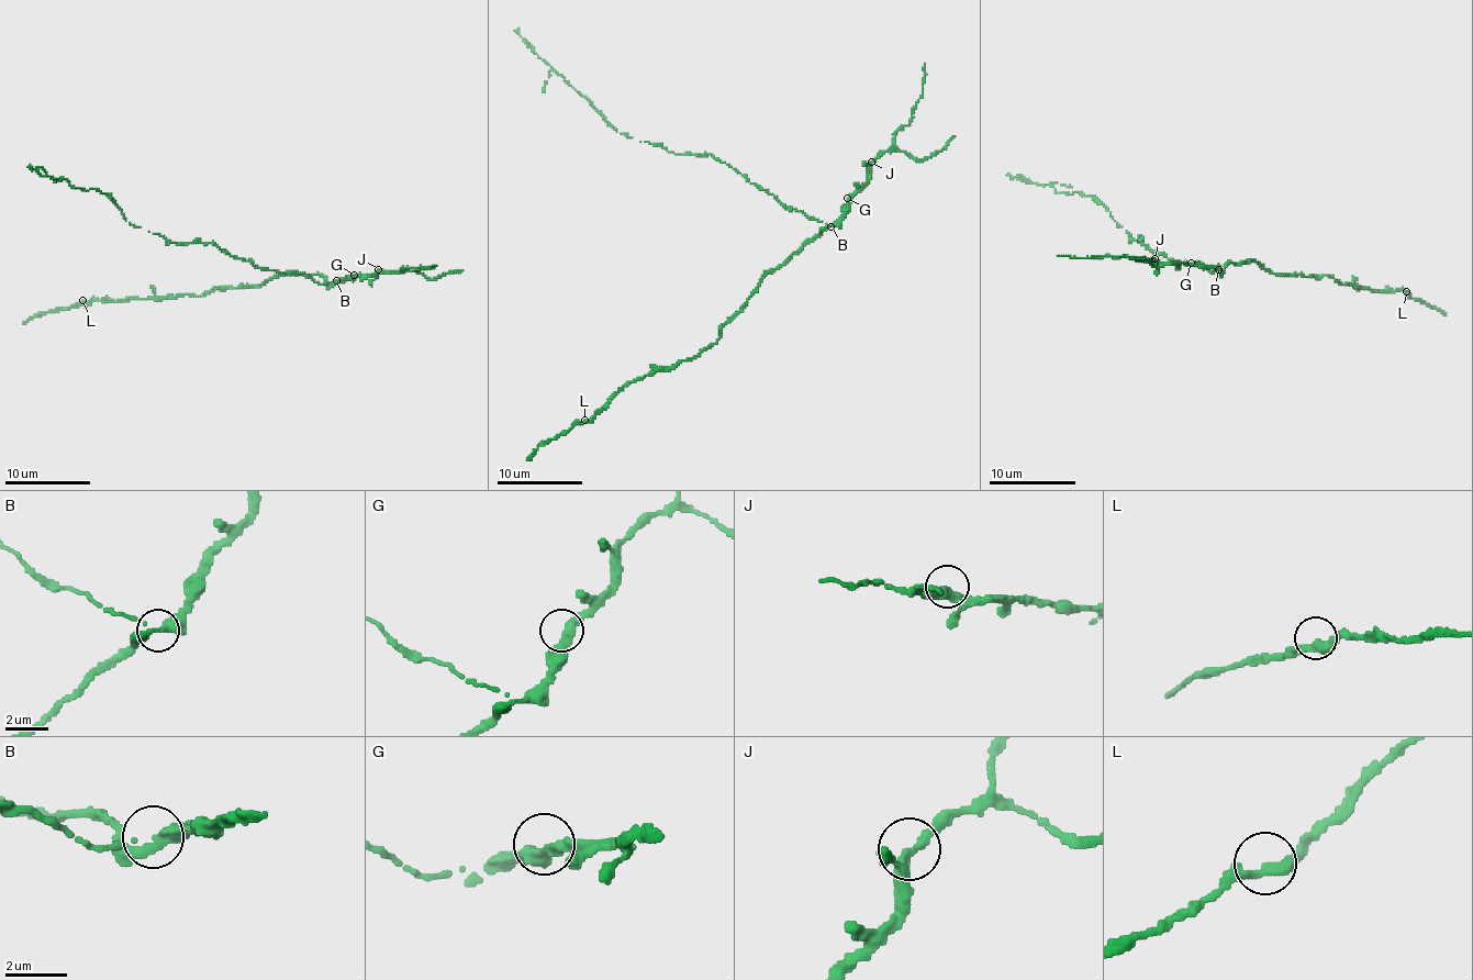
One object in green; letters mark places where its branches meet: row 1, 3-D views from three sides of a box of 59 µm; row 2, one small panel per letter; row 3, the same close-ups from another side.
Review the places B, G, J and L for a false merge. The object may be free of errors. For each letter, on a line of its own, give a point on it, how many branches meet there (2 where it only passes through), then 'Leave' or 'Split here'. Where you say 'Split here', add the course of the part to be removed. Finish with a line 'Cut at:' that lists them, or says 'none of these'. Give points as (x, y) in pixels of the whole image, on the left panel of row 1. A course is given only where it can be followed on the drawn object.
B: Place: (336, 280). Branches: 2. Split here. Course of the part to remove: (335, 280), (319, 285), (301, 273), (261, 270), (211, 243), (176, 243), (125, 220), (104, 193), (32, 166)
G: Place: (354, 275). Branches: 2. Leave
J: Place: (378, 269). Branches: 2. Leave
L: Place: (82, 300). Branches: 2. Leave
Cut at: B

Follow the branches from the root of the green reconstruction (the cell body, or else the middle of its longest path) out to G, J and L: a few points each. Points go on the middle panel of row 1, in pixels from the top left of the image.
G: (826, 223), (830, 225), (844, 213), (847, 198)
J: (826, 223), (830, 225), (844, 213), (847, 200), (867, 181), (867, 166), (871, 162)
L: (826, 223), (760, 281), (715, 343), (670, 369), (629, 381), (584, 420)

